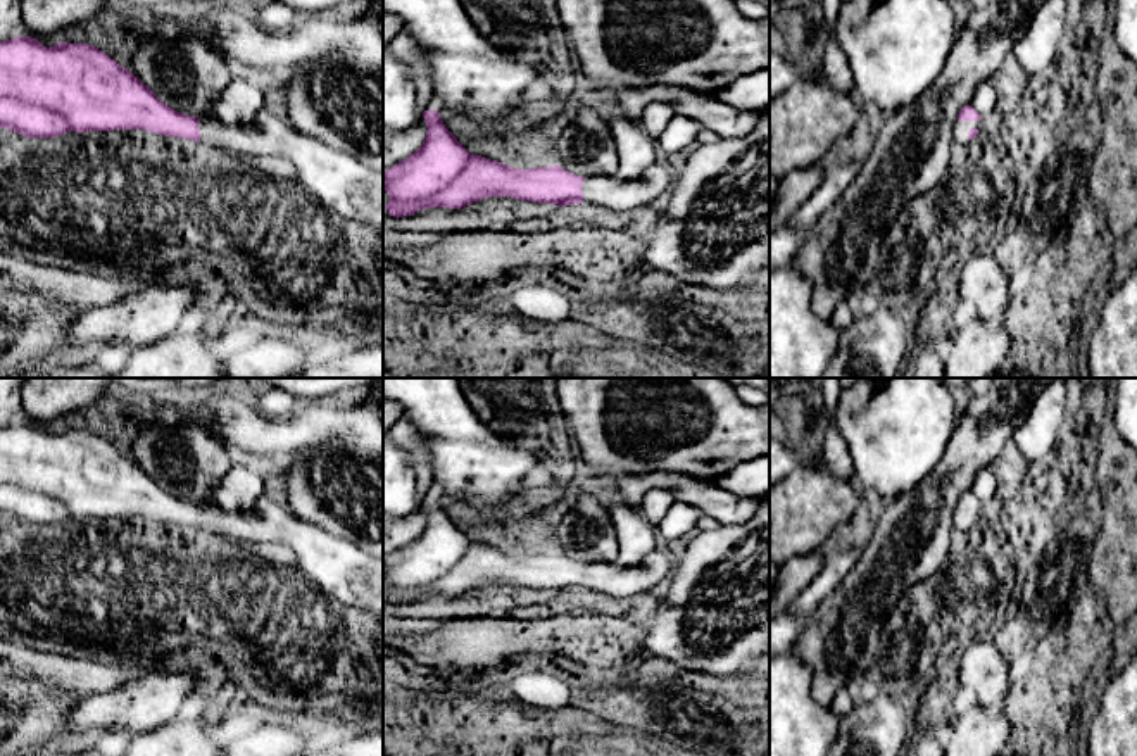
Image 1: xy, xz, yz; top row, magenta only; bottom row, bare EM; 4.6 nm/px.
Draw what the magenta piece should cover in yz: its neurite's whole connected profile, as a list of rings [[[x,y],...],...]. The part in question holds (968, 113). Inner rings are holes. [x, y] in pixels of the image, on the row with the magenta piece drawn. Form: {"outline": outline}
{"outline": [[[964,105],[958,114],[958,121],[952,129],[952,142],[968,143],[982,131],[982,116],[971,107]]]}

